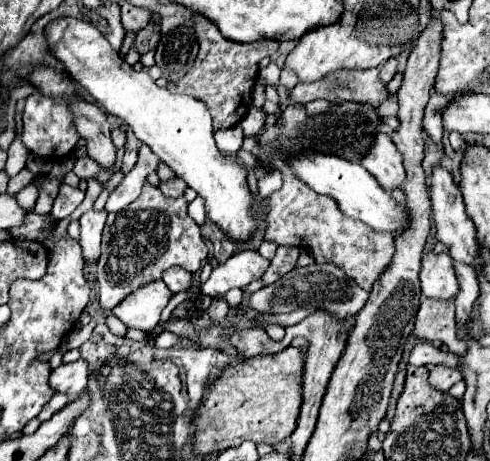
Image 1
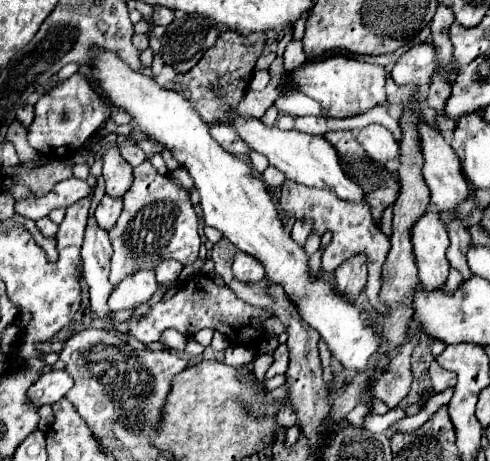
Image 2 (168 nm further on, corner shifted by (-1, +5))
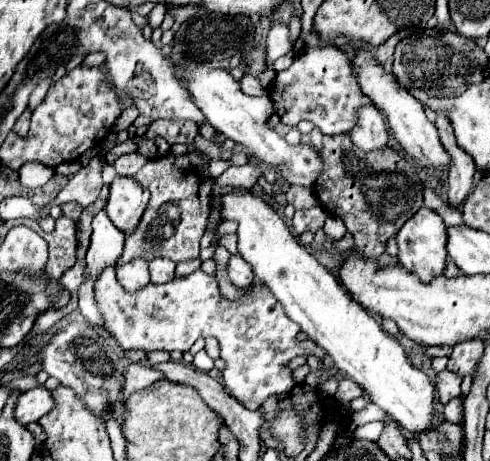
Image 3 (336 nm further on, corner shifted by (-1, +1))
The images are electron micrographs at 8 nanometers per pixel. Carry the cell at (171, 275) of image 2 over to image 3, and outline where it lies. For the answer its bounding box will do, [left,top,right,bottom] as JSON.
[150,258,176,284]

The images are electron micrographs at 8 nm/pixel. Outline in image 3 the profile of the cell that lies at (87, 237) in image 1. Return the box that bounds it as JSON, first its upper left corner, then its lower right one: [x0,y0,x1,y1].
[96,268,326,410]

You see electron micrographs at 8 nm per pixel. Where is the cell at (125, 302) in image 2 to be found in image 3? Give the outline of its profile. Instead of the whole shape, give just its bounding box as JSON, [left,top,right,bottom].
[116,258,150,292]

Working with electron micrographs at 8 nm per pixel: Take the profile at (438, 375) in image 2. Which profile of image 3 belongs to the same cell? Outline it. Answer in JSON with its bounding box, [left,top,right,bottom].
[436,370,462,404]

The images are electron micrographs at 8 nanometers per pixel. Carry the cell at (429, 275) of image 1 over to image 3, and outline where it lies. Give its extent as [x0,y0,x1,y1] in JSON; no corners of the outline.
[396,208,446,282]

